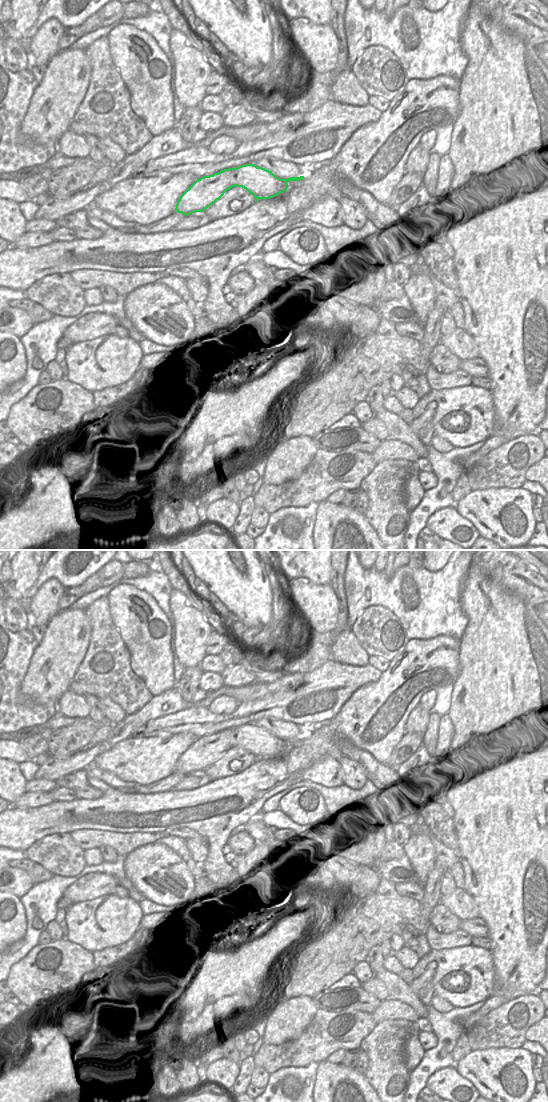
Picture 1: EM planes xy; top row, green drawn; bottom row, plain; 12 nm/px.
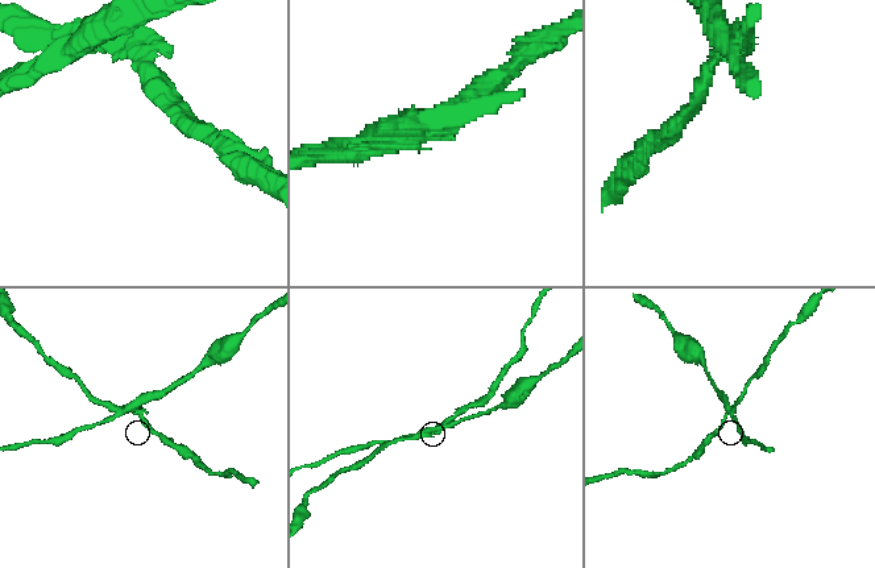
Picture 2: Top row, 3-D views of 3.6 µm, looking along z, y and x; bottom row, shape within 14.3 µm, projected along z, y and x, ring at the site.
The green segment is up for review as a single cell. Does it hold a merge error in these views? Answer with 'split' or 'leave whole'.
split

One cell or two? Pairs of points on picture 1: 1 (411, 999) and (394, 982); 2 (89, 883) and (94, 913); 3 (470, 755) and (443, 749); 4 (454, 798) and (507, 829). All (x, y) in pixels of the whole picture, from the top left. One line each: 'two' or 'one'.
1: one
2: two
3: two
4: one

